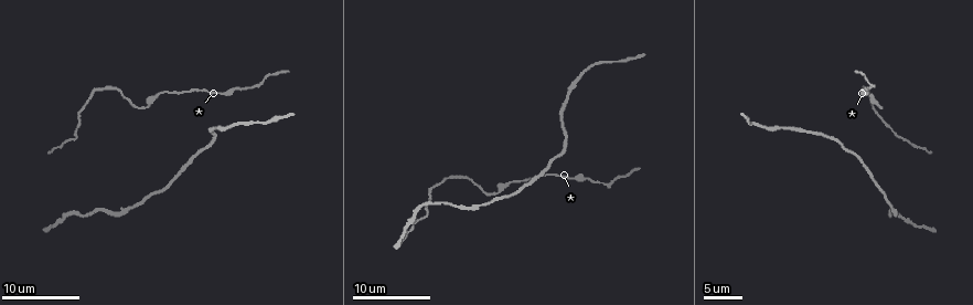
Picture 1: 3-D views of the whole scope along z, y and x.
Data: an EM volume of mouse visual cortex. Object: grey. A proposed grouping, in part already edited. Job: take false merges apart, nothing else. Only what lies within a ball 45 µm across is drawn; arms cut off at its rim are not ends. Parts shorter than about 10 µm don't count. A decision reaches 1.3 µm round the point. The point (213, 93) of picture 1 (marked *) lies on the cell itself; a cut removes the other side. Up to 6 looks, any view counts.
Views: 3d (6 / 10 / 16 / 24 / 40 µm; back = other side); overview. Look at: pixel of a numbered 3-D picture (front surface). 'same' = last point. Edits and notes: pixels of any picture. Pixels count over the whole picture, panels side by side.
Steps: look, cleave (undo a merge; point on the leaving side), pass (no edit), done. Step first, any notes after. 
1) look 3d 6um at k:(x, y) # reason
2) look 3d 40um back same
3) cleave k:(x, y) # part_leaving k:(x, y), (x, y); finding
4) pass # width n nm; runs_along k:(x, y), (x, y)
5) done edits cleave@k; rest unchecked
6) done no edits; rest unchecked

look 3d 6um at 1:(148, 105) # calibre changes

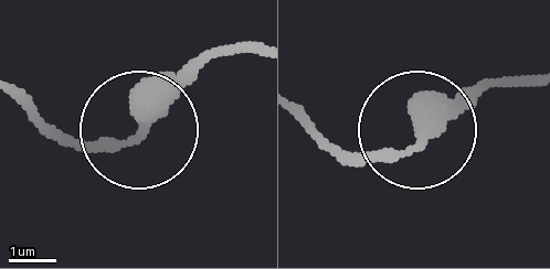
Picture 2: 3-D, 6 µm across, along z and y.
pass # runs_along 2:(252, 45), (217, 57), (134, 137), (42, 132); continuous, no second cell

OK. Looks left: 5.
look 3d 16um at 1:(765, 129) # sudden change in width

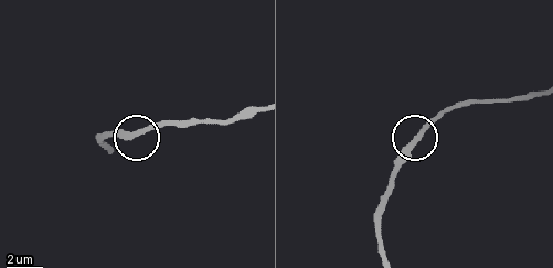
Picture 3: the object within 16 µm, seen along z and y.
pass # one cell here

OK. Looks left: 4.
look 3d 10um at 1:(79, 217) # sudden change in width

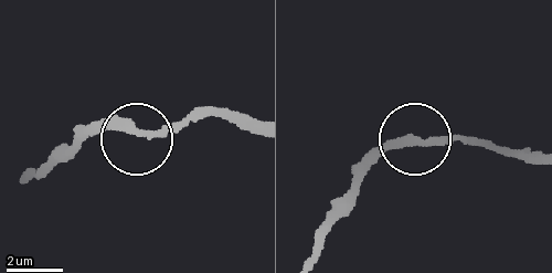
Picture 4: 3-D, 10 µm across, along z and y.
pass # one cell here

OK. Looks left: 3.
done no edits; rest unchecked

